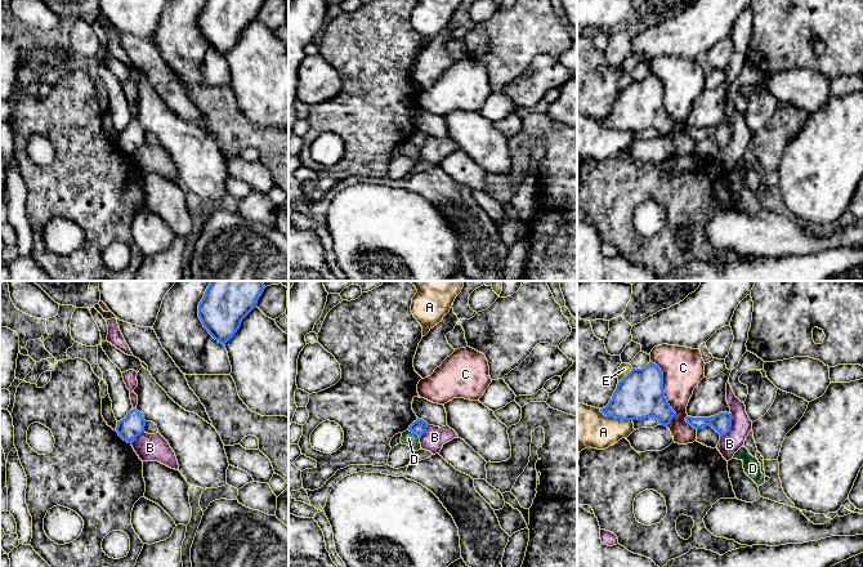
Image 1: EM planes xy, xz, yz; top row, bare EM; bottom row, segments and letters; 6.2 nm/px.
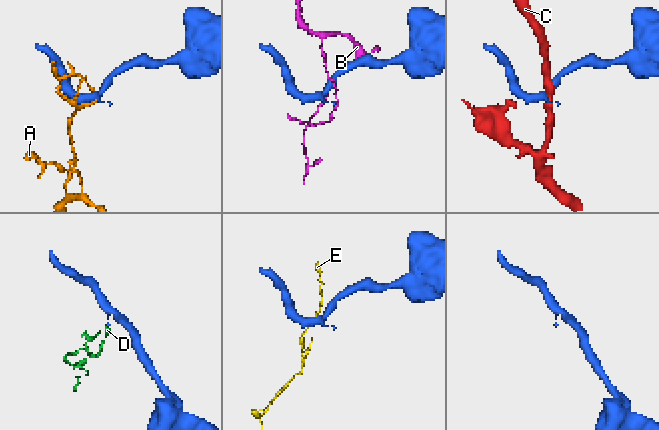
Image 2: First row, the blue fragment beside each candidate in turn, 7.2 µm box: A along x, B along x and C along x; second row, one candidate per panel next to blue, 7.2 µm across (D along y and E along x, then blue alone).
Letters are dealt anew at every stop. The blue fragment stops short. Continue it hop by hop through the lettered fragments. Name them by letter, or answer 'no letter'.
no letter

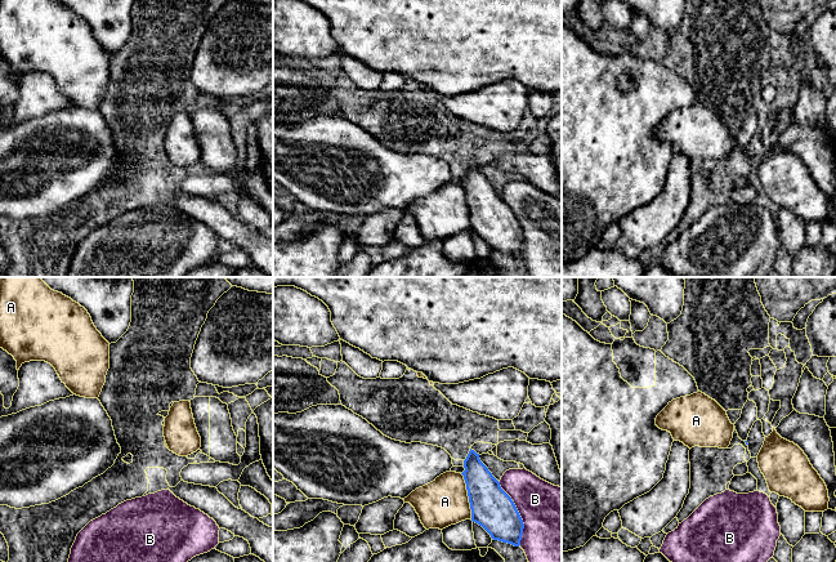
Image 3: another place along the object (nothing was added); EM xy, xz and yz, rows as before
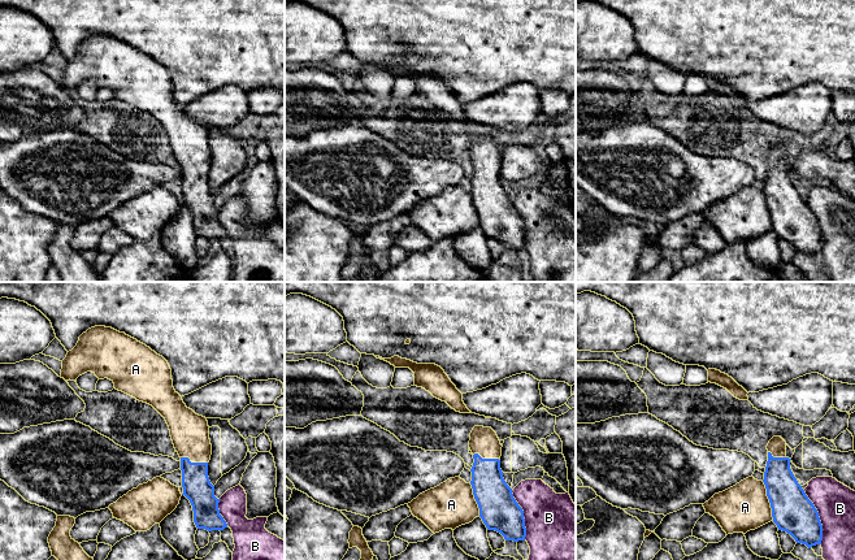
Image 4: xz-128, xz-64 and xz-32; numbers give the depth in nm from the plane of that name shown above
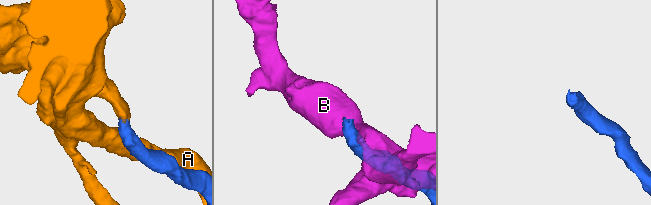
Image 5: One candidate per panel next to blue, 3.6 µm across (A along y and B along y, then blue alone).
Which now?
A

